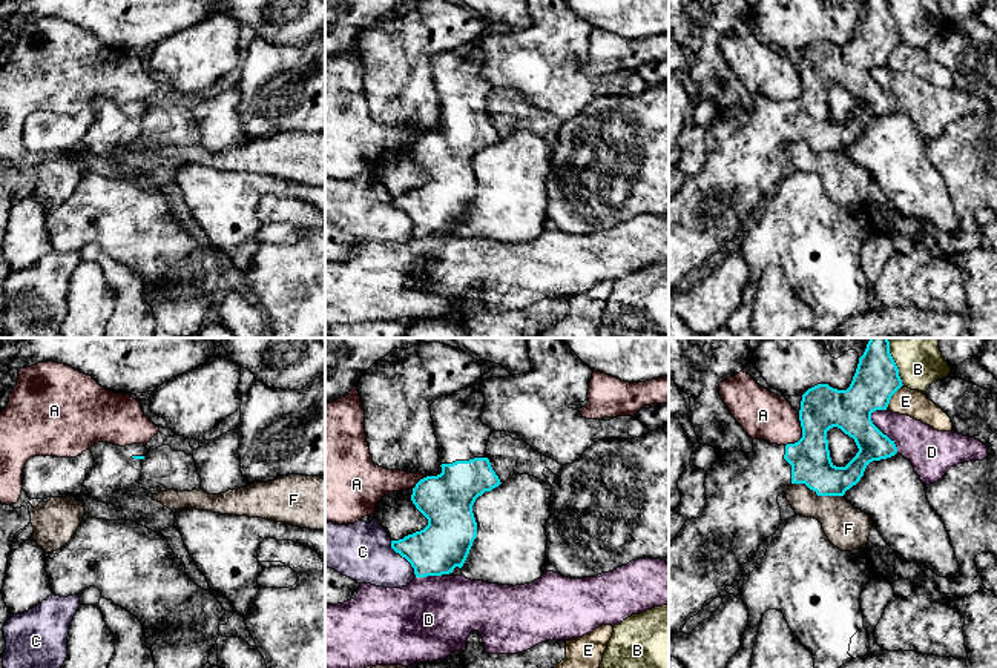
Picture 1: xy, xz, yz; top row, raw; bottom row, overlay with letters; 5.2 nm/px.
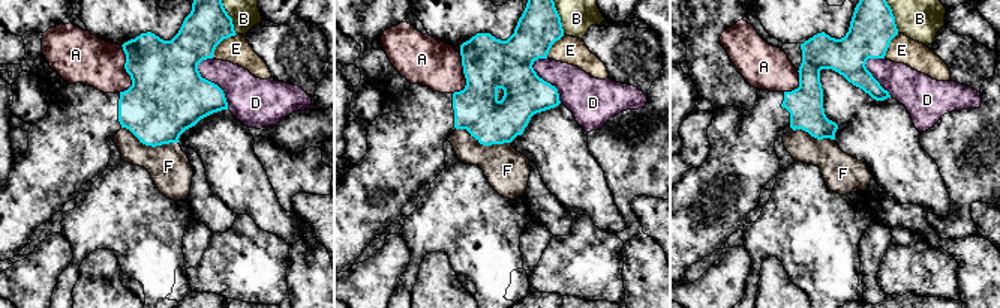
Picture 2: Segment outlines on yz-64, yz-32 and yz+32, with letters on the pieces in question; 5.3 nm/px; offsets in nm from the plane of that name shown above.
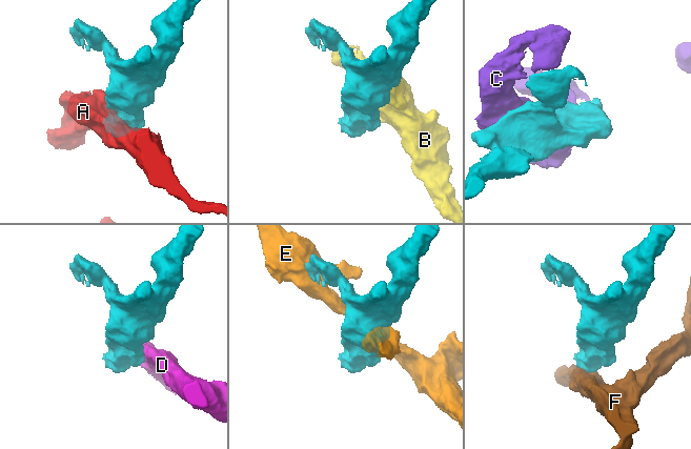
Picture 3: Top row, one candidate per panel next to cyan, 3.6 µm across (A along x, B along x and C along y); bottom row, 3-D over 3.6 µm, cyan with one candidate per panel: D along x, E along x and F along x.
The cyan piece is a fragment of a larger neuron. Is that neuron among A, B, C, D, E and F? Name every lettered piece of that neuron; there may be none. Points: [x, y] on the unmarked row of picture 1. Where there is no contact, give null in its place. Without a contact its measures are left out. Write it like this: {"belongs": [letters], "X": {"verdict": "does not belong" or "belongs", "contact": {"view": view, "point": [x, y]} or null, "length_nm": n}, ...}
{"belongs": [], "A": {"verdict": "does not belong", "contact": {"view": "yz", "point": [802, 89]}, "length_nm": 180}, "B": {"verdict": "does not belong", "contact": {"view": "yz", "point": [894, 20]}, "length_nm": 240}, "C": {"verdict": "does not belong", "contact": {"view": "xz", "point": [404, 212]}, "length_nm": 240}, "D": {"verdict": "does not belong", "contact": {"view": "yz", "point": [881, 88]}, "length_nm": 260}, "E": {"verdict": "does not belong", "contact": {"view": "yz", "point": [891, 51]}, "length_nm": 160}, "F": {"verdict": "does not belong", "contact": {"view": "yz", "point": [818, 151]}, "length_nm": 280}}

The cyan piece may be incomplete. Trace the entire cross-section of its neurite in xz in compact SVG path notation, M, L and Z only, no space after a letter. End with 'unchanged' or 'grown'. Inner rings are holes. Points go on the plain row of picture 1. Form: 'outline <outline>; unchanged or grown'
outline M477 40L442 52L429 63L442 129L420 135L411 150L413 160L428 175L428 181L403 195L391 197L391 204L411 220L416 233L449 230L456 223L463 223L477 192L472 161L485 147L502 140L486 114L492 86L480 75L483 61L485 51Z; grown

